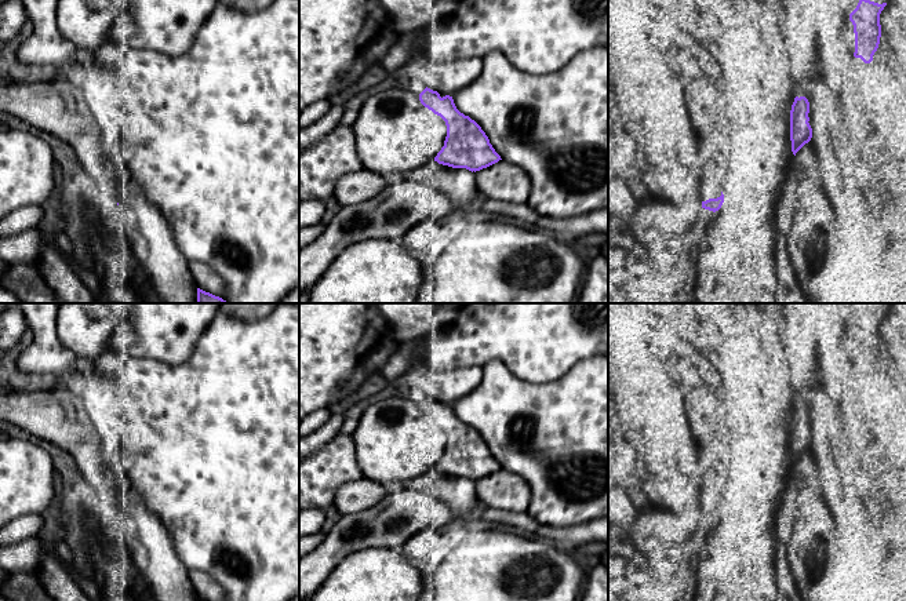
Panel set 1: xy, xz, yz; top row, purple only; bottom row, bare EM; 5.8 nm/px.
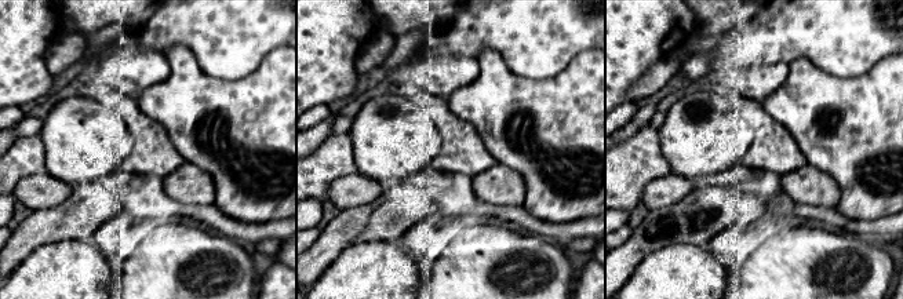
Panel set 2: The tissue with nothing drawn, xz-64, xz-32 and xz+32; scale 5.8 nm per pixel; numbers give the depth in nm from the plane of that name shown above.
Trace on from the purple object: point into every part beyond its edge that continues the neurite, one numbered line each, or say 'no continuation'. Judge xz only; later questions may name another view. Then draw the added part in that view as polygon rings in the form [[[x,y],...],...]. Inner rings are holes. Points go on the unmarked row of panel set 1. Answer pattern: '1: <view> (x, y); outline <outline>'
no continuation

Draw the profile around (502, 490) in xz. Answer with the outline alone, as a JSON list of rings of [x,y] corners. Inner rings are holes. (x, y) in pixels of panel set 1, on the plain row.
[[[505,469],[476,480],[476,495],[481,506],[495,510],[527,511],[531,488],[527,481]]]

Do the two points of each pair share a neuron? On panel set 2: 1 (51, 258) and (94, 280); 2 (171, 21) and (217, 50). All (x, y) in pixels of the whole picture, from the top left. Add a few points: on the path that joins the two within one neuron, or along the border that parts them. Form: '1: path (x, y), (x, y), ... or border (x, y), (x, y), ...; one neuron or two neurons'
1: path (62, 269), (73, 280), (83, 280); one neuron
2: path (182, 21), (188, 21), (206, 39); one neuron

